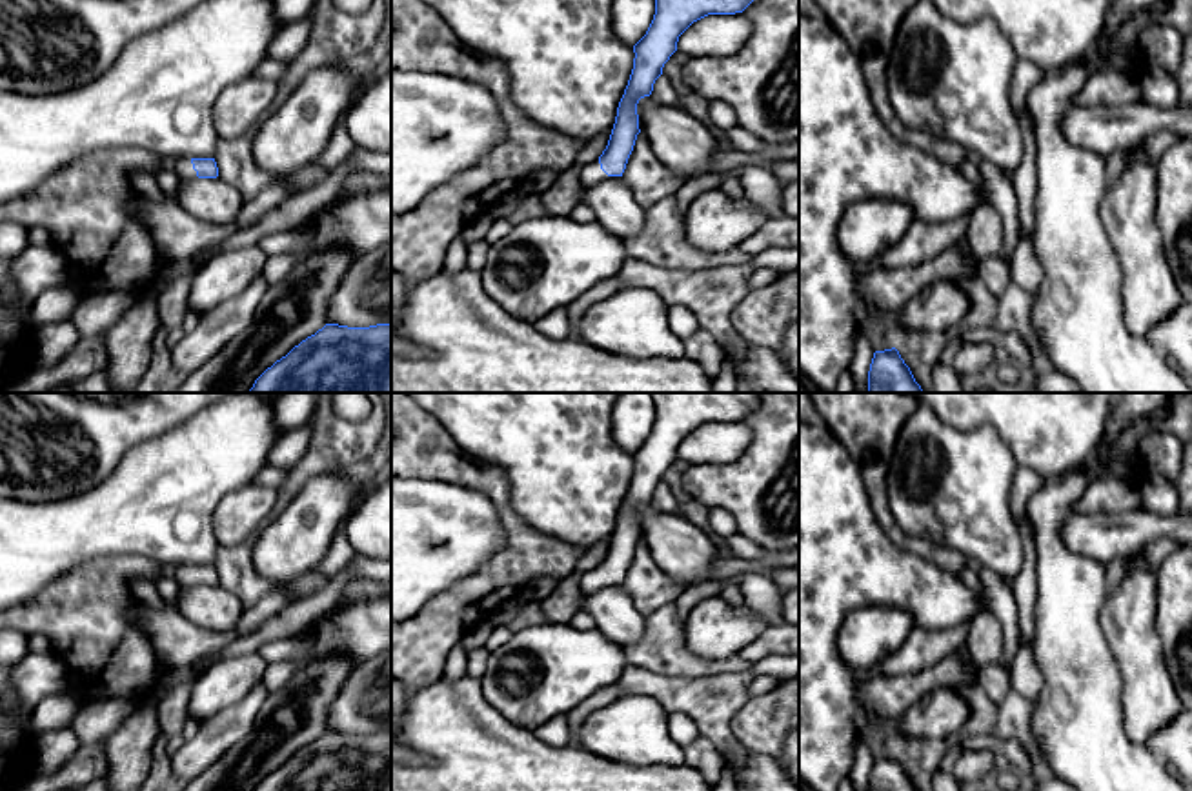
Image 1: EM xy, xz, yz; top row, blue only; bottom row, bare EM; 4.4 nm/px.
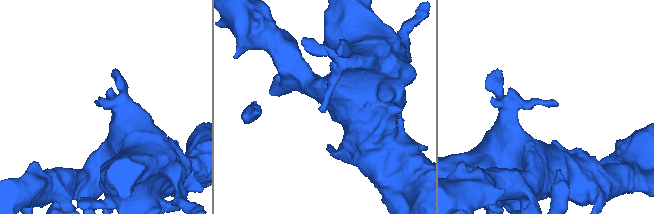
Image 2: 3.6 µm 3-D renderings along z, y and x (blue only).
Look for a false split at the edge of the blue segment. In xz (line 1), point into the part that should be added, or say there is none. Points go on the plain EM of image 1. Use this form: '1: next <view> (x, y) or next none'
1: next xz (592, 580)

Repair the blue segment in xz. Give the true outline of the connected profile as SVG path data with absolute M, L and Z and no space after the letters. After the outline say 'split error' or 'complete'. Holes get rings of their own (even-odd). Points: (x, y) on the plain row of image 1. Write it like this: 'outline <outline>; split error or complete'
outline M652 393L655 422L646 442L633 453L633 476L617 515L615 531L602 562L581 576L582 593L622 584L639 536L637 511L650 504L664 471L677 458L679 444L708 422L742 420L757 393Z; split error

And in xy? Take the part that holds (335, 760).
outline M326 731L268 775L255 791L391 791L391 731Z; complete

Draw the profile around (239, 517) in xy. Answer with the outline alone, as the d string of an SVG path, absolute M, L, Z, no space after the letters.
M249 484L220 498L213 513L218 547L237 547L253 542L269 522L277 489Z

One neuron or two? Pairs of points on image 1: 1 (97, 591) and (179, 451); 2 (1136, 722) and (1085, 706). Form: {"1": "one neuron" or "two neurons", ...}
{"1": "two neurons", "2": "two neurons"}

